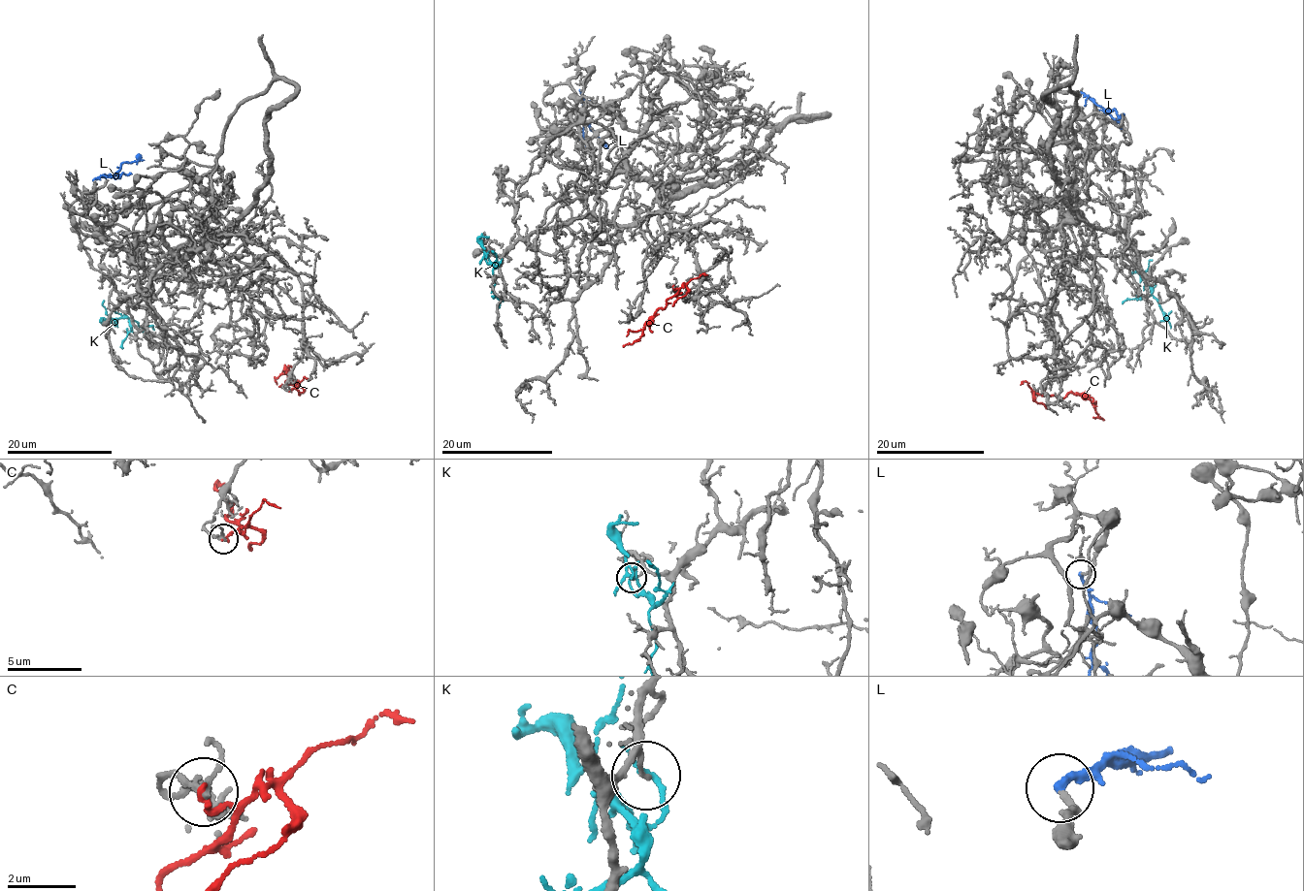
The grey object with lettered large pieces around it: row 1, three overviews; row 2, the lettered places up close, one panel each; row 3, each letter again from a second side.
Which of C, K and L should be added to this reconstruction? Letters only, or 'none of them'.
L

